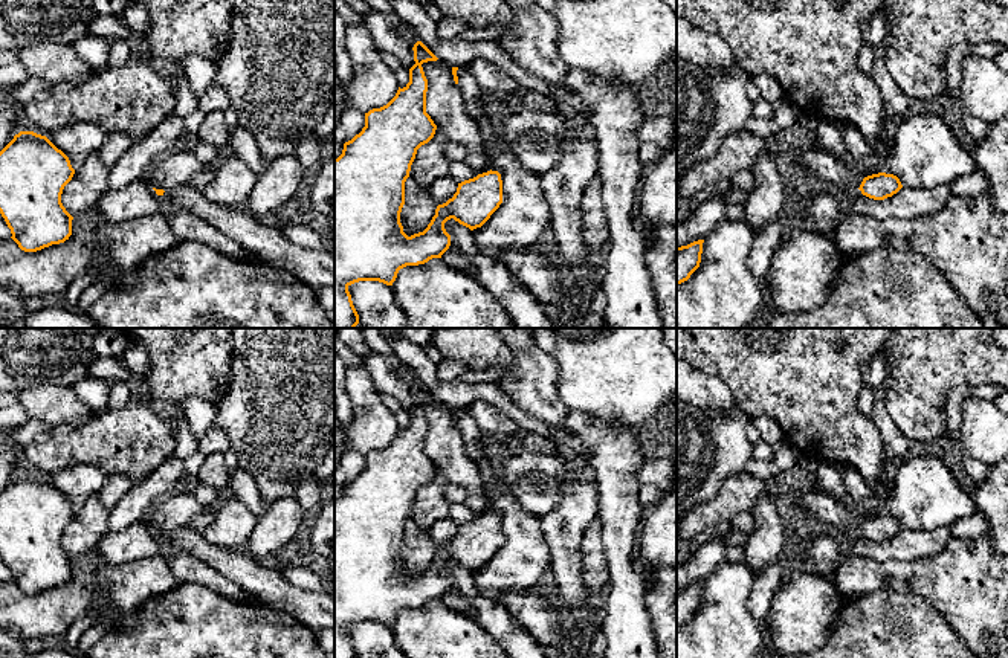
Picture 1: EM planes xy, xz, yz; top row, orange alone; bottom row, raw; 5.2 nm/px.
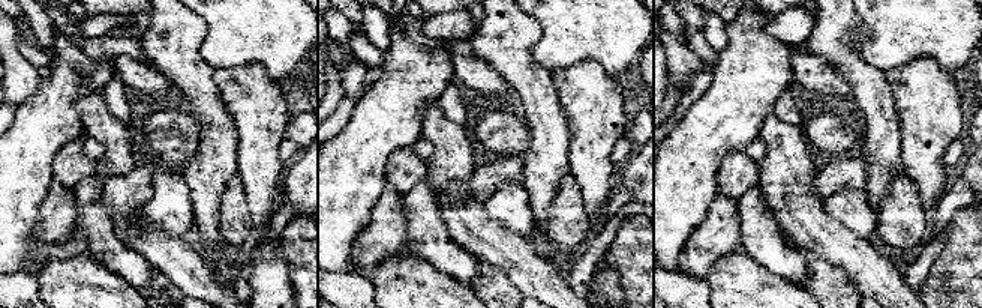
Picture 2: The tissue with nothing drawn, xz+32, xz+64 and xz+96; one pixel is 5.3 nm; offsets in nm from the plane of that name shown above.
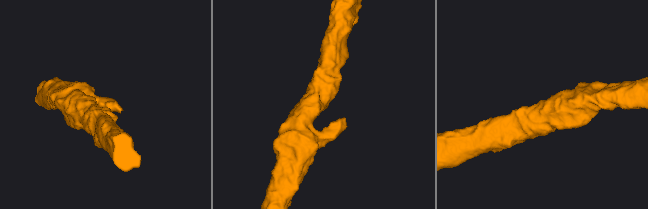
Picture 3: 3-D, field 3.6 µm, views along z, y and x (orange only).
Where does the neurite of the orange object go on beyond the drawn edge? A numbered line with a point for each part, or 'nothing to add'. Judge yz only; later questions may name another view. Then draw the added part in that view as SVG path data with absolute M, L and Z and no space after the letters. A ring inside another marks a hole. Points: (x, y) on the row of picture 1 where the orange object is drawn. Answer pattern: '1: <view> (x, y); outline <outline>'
nothing to add

